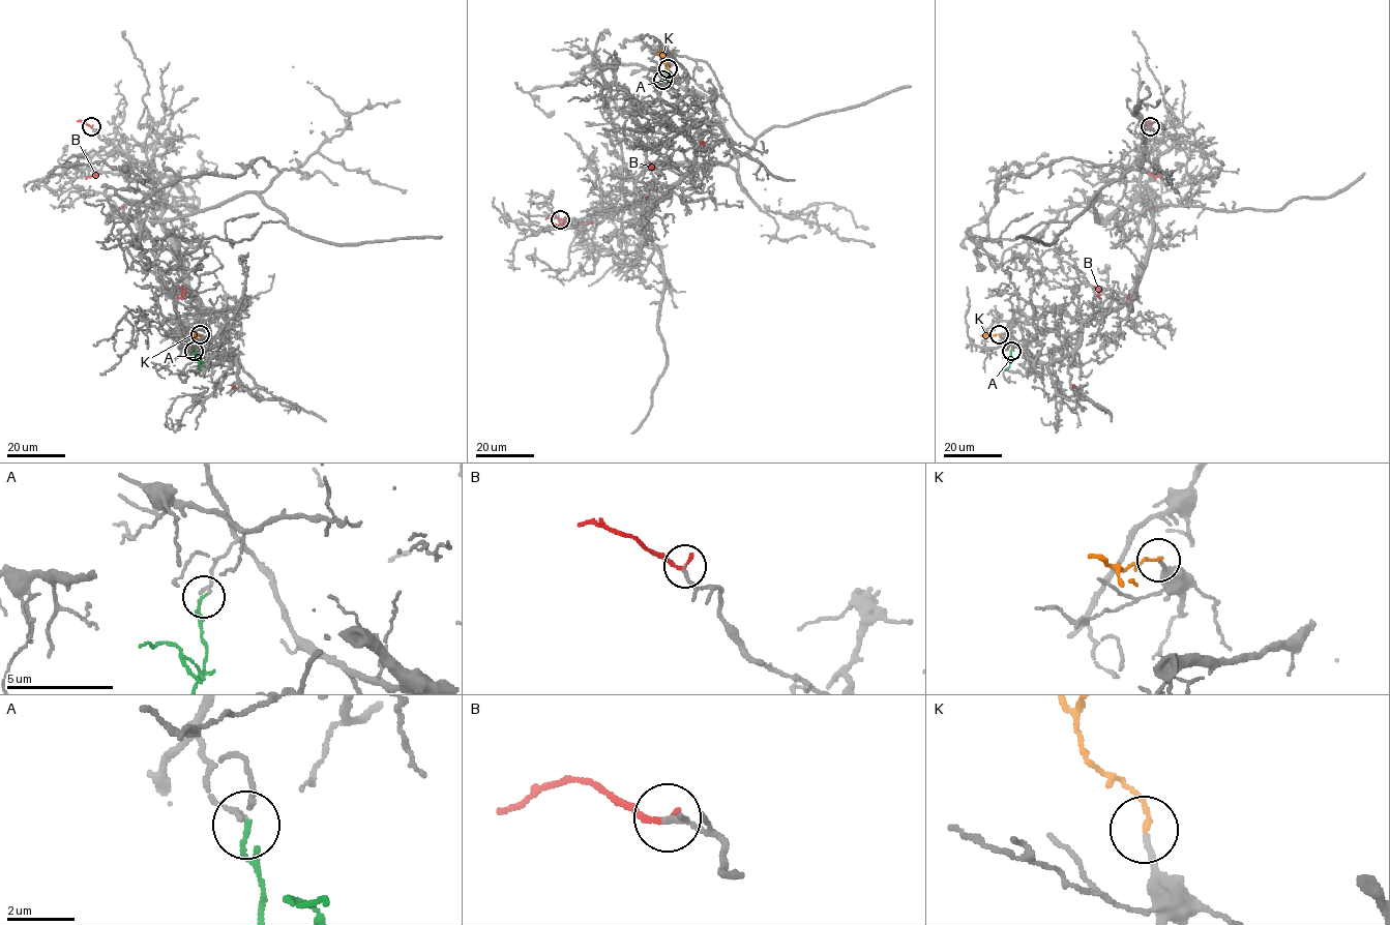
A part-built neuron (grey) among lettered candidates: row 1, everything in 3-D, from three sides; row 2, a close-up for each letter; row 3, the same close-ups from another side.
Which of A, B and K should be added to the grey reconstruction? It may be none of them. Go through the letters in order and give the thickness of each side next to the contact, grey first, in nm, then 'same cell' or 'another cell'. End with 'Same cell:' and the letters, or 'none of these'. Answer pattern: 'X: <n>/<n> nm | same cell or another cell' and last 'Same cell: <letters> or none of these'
A: 150/130 nm | same cell
B: 170/200 nm | another cell
K: 150/160 nm | same cell
Same cell: A, K

